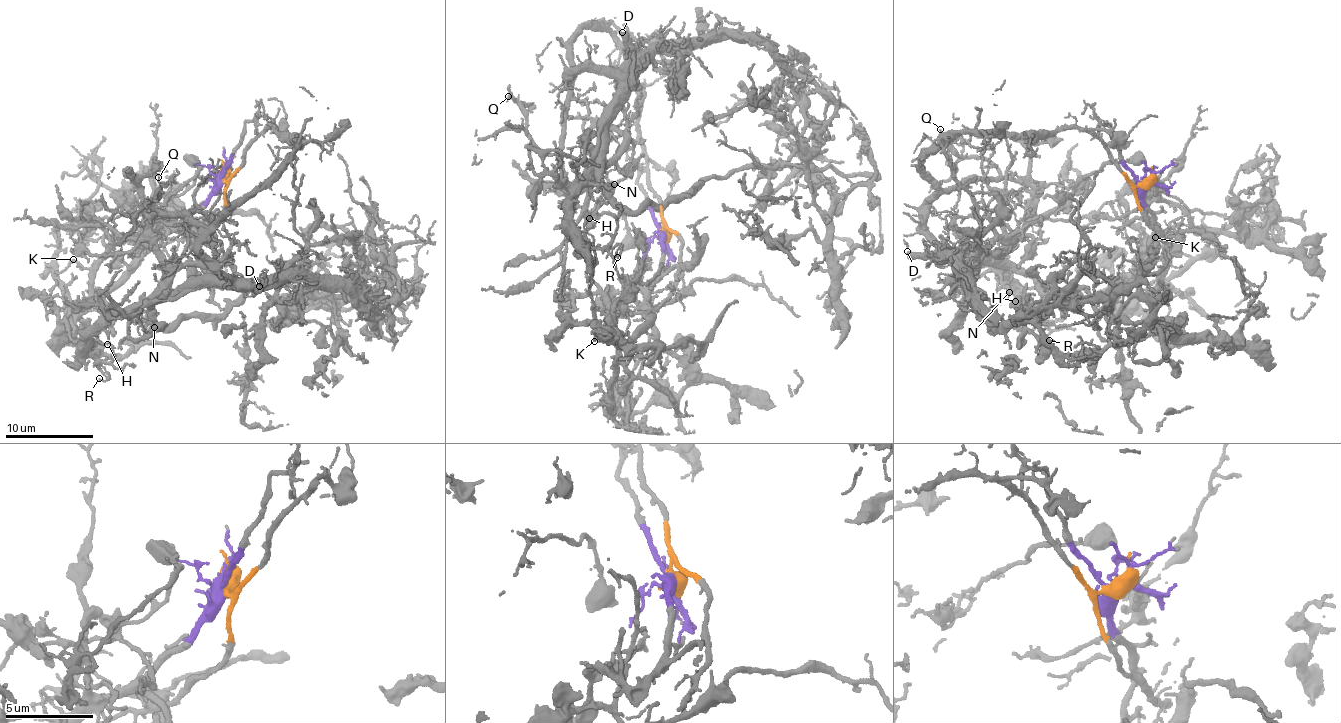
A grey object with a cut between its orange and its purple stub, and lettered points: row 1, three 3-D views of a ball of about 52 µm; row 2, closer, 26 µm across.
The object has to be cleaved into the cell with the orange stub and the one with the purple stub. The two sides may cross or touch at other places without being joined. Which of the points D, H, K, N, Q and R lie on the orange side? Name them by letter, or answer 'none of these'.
D, Q

